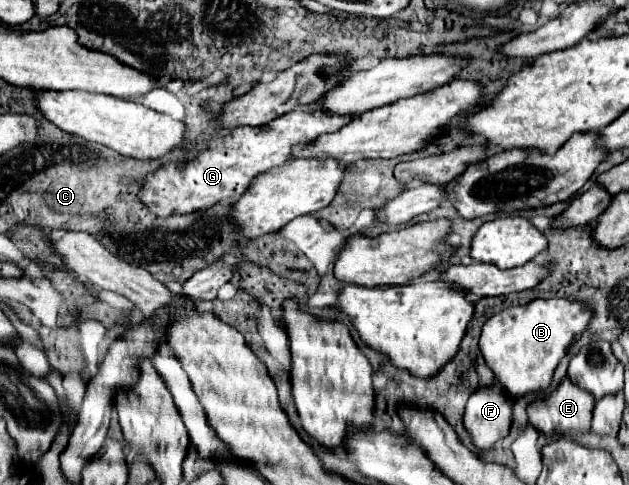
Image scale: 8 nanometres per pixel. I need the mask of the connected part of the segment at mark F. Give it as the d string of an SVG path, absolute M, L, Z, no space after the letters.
M499 384L477 388L467 402L463 422L477 448L493 448L511 430L513 400Z

